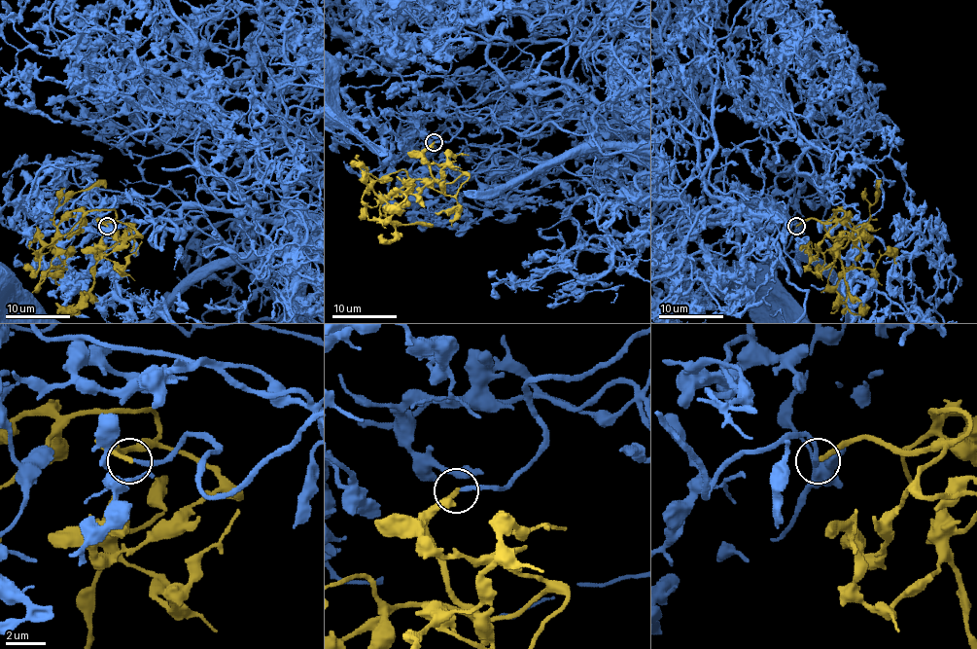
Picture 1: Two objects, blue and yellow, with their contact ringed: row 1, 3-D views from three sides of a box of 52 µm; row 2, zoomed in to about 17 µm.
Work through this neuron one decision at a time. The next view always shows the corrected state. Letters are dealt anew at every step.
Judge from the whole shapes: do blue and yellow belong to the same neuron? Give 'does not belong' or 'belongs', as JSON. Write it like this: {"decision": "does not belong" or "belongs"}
{"decision": "belongs"}

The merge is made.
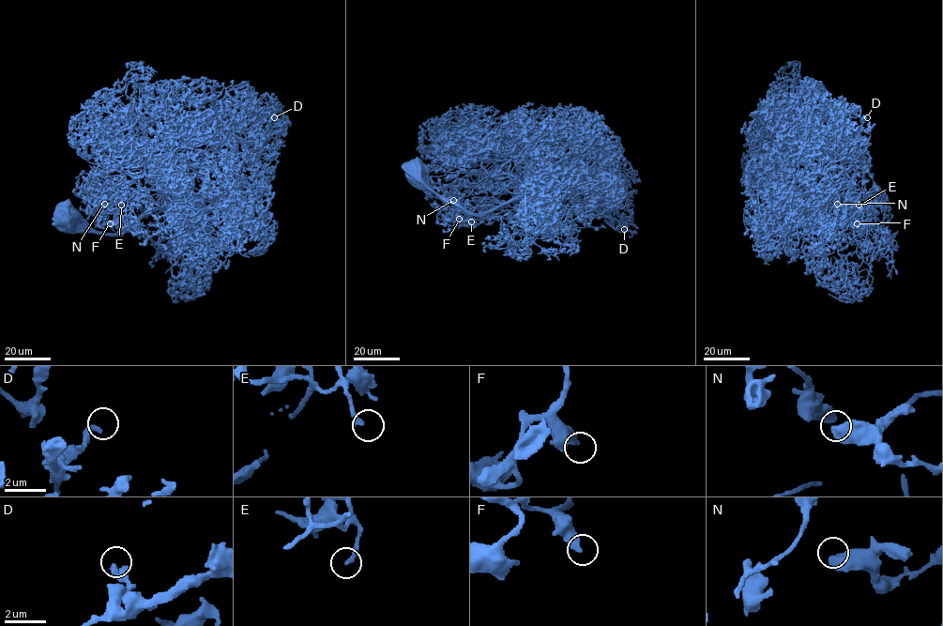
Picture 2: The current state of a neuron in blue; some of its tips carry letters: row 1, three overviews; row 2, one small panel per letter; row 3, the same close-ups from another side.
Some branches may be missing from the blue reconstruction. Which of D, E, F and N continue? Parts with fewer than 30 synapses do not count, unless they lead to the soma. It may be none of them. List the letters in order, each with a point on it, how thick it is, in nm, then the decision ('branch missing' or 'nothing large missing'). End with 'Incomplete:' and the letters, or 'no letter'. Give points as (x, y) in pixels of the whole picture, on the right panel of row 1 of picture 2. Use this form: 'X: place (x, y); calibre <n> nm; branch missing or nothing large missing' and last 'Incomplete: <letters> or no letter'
D: place (867, 117); calibre 220 nm; branch missing
E: place (859, 205); calibre 260 nm; nothing large missing
F: place (857, 223); calibre 420 nm; nothing large missing
N: place (837, 204); calibre 600 nm; nothing large missing
Incomplete: D

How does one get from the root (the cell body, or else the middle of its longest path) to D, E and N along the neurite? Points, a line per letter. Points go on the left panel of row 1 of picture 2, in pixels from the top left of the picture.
D: (67, 220), (90, 231), (119, 234), (151, 211), (188, 205), (240, 154), (261, 150), (274, 117)
E: (67, 220), (100, 201), (99, 175), (104, 182), (139, 188), (125, 199), (110, 193), (125, 200), (121, 205)
N: (67, 220), (100, 201), (99, 175), (104, 182), (139, 188), (125, 199), (110, 193), (122, 199), (104, 204)

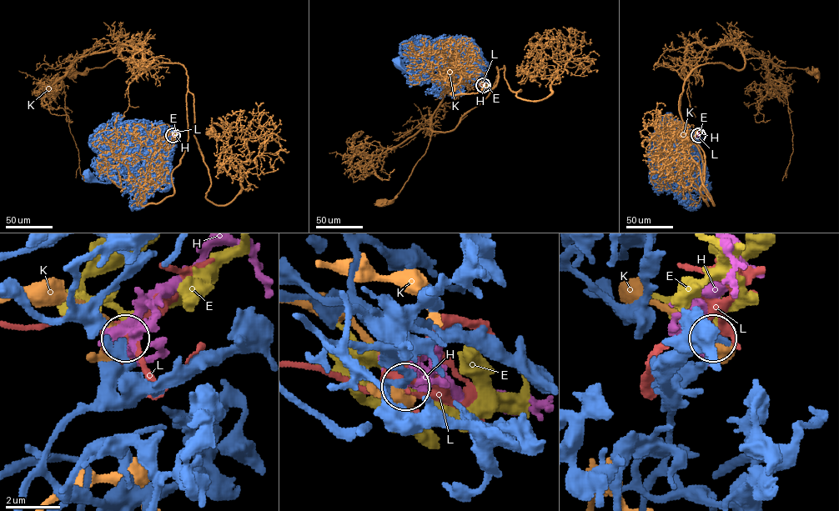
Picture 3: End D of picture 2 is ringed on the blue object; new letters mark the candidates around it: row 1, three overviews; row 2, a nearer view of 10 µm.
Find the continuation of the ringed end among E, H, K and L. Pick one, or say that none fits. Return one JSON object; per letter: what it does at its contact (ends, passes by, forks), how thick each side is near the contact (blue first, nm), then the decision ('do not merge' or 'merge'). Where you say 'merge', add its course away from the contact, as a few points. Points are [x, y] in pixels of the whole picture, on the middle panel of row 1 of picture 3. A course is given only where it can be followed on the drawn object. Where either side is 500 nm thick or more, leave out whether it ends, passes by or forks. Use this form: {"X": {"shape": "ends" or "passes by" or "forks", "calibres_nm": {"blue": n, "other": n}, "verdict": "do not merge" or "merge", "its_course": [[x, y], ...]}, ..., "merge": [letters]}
{"E": {"shape": "passes by", "calibres_nm": {"blue": 240, "other": 200}, "verdict": "merge"}, "H": {"shape": "passes by", "calibres_nm": {"blue": 280, "other": 420}, "verdict": "do not merge"}, "K": {"calibres_nm": {"blue": 380, "other": 750}, "verdict": "do not merge"}, "L": {"shape": "passes by", "calibres_nm": {"blue": 420, "other": 440}, "verdict": "do not merge"}, "merge": ["E"]}

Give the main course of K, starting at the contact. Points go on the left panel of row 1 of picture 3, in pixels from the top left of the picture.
K: (173, 136), (154, 142), (143, 205), (173, 192), (188, 138), (186, 69), (118, 58), (70, 73)

